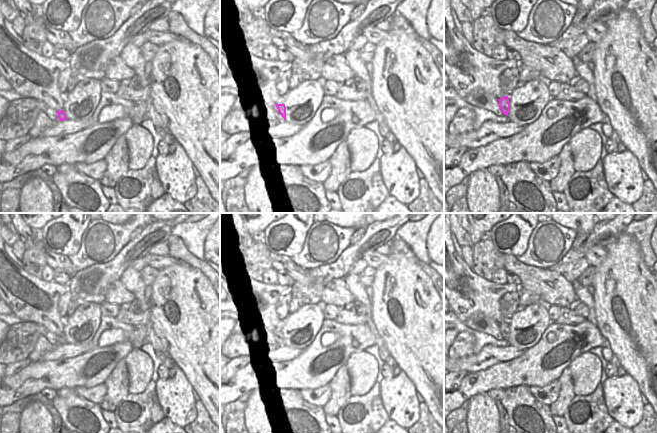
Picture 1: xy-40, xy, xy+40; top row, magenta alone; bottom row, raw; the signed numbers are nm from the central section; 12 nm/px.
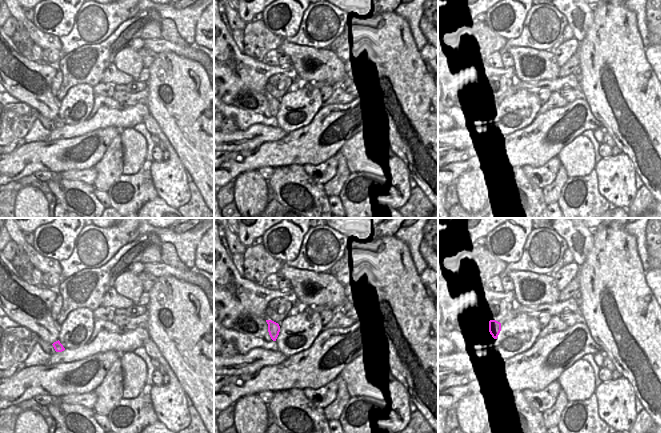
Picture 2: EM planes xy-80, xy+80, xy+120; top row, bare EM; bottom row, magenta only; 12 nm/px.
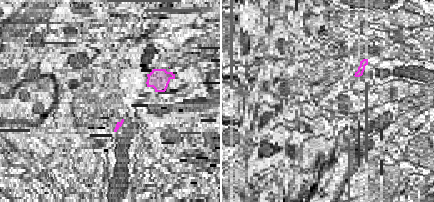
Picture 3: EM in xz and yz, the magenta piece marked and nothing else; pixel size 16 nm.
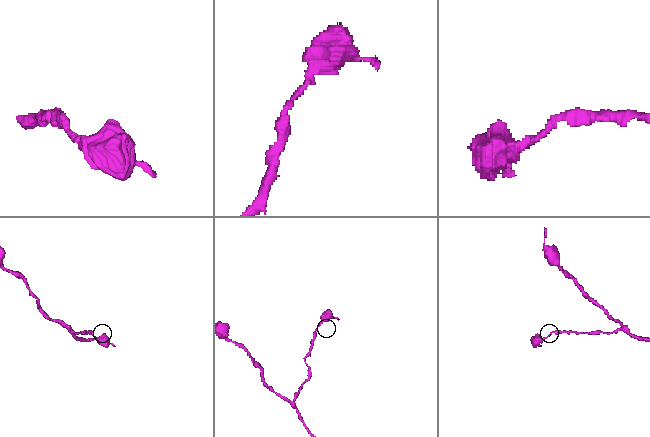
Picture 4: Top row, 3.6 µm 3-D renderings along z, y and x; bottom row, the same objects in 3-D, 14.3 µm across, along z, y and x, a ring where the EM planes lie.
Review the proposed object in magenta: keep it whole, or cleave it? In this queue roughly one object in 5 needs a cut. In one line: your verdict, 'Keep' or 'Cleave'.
Keep

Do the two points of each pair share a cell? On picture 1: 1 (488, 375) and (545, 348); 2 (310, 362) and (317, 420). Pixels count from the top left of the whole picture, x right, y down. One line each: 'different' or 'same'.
1: same
2: different

